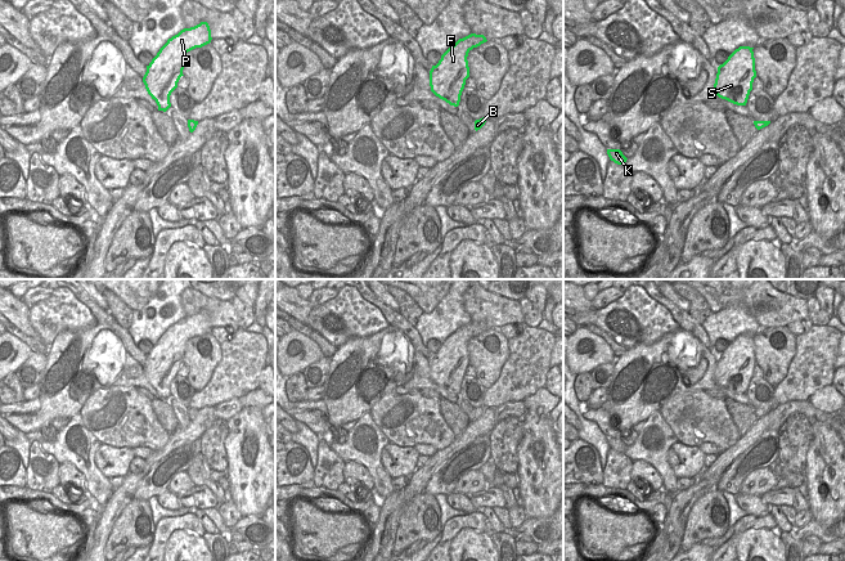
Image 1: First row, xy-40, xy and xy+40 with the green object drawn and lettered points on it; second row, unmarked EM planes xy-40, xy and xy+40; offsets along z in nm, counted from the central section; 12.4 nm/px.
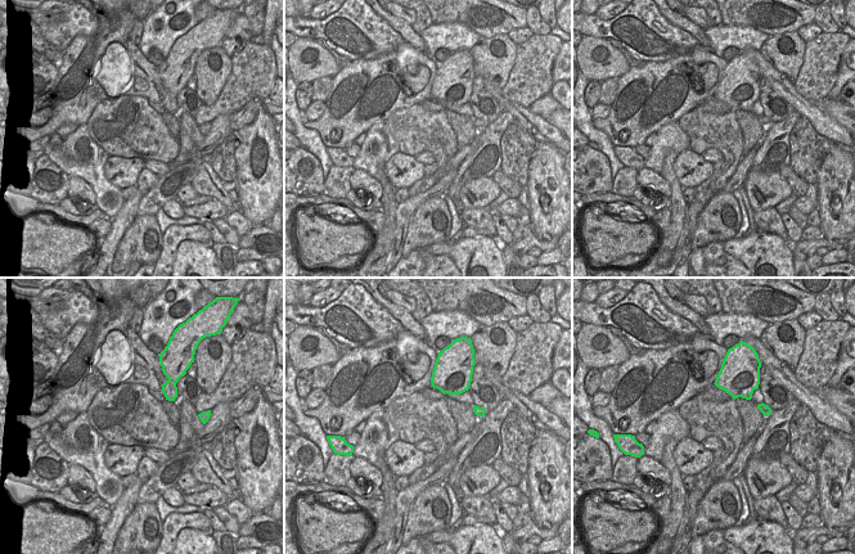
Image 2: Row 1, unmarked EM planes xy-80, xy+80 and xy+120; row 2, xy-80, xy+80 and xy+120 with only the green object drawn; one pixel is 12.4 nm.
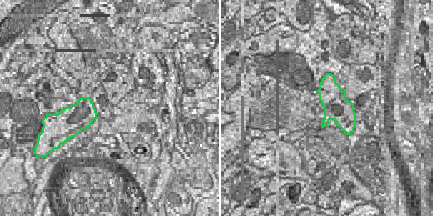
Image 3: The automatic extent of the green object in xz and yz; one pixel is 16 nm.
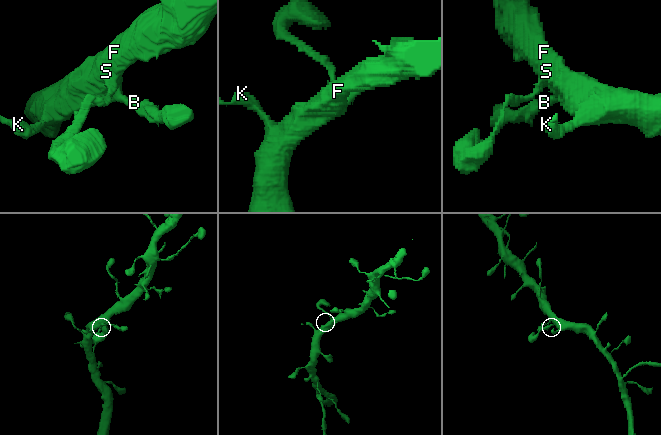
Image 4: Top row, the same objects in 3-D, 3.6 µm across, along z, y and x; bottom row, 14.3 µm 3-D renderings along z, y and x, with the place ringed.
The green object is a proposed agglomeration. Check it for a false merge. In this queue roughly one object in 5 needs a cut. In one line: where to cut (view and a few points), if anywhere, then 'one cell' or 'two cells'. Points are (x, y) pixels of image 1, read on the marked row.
cut none; one cell

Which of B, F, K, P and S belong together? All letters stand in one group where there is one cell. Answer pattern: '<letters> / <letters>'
B F K P S

